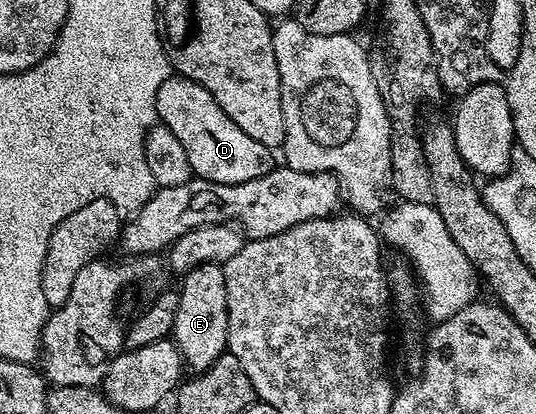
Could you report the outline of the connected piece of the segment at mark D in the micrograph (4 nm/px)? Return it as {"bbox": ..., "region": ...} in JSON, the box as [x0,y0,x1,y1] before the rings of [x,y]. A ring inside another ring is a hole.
{"bbox":[155,74,273,183],"region":[[[172,74],[161,89],[157,89],[155,114],[158,122],[173,129],[173,137],[185,145],[189,165],[198,178],[214,183],[244,183],[273,170],[272,148],[261,145],[261,141],[253,141],[253,137],[240,129],[197,81]]]}

